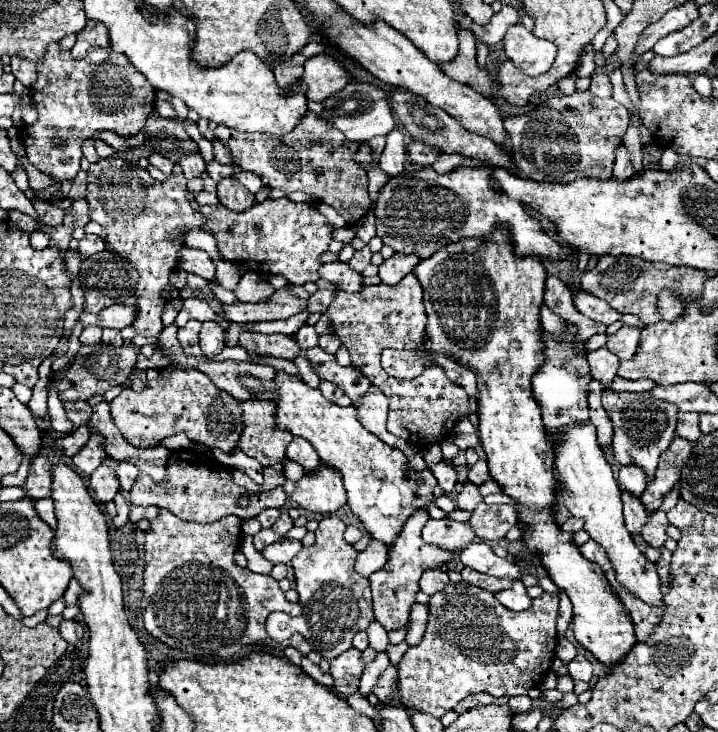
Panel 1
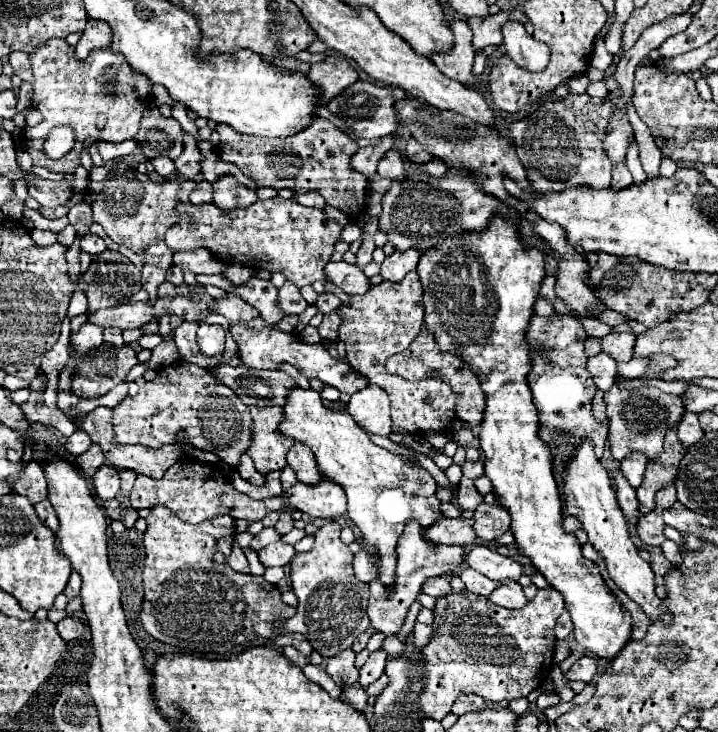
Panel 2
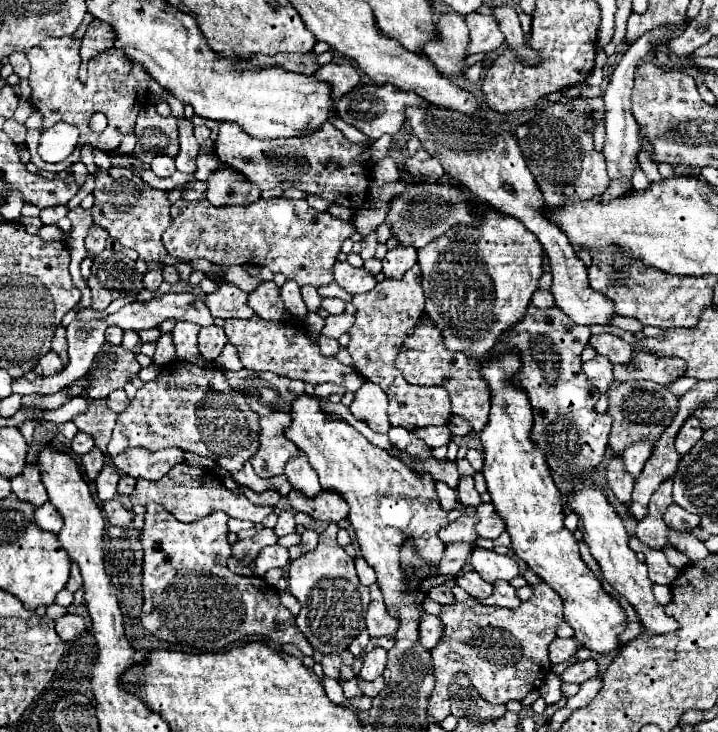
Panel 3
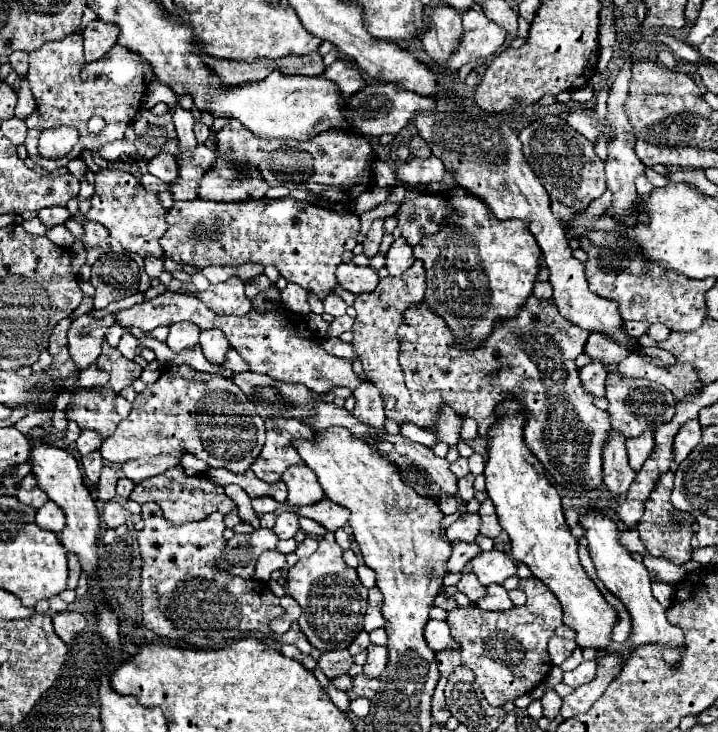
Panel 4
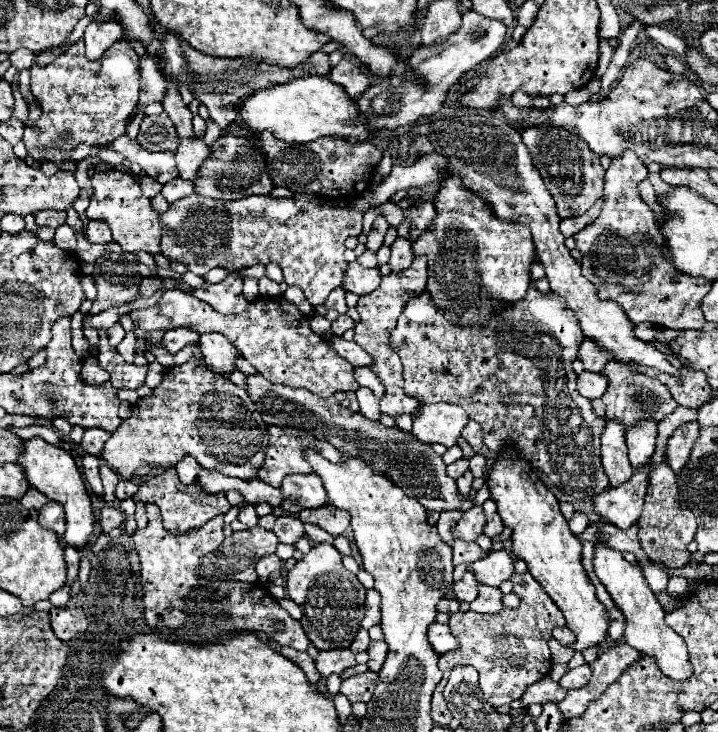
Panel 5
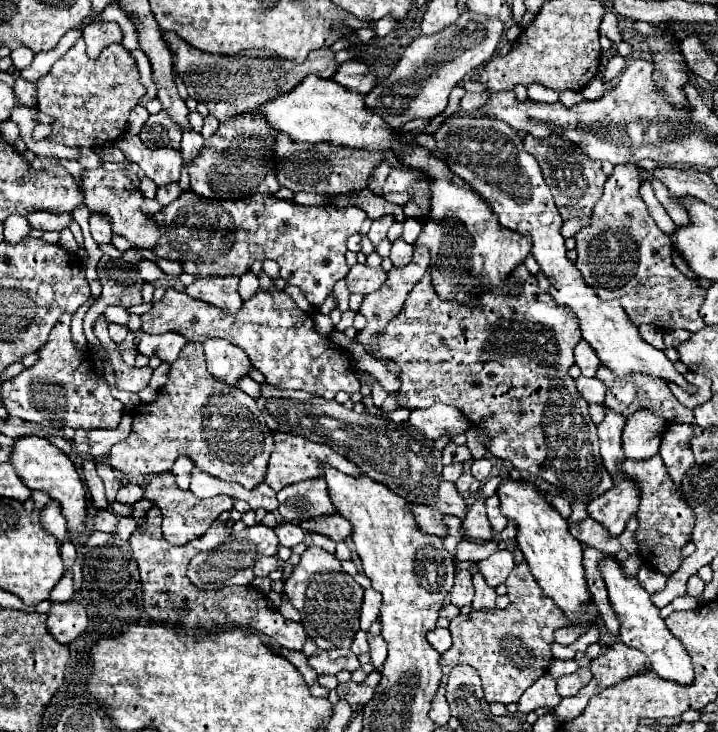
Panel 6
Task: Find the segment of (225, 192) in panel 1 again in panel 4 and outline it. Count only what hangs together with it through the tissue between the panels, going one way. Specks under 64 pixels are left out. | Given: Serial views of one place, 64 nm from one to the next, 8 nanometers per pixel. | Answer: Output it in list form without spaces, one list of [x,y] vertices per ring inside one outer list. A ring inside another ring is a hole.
[[[212,168],[198,184],[198,198],[214,202],[244,202],[250,198],[262,198],[266,190],[260,172],[248,176],[236,168]]]

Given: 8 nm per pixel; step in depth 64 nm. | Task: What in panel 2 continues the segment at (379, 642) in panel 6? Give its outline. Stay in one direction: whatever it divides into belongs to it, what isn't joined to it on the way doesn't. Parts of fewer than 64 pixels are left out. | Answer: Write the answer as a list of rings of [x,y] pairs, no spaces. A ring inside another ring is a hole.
[[[376,650],[370,654],[366,664],[360,668],[360,684],[366,688],[368,684],[376,682],[384,674],[384,662],[386,662],[386,652]]]

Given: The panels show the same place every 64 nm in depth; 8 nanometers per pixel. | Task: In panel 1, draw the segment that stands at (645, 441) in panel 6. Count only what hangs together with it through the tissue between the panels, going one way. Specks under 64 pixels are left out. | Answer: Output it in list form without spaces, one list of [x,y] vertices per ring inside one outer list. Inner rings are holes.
[[[622,466],[620,476],[618,476],[618,484],[620,484],[620,488],[632,492],[634,496],[640,496],[646,488],[644,472],[640,472],[640,468],[636,468],[636,466]]]

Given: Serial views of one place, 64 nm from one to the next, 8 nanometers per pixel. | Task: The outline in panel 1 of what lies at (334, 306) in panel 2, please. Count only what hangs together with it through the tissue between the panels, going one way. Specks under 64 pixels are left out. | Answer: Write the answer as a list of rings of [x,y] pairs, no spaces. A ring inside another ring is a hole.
[[[316,290],[310,296],[310,300],[308,300],[308,310],[322,314],[324,310],[328,310],[332,300],[334,300],[334,292],[330,292],[330,290]]]

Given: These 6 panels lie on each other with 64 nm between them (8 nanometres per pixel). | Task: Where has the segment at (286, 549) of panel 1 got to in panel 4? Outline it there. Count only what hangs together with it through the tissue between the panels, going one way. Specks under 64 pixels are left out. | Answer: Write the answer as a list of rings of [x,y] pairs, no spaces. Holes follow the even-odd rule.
[[[278,550],[262,552],[258,562],[256,562],[256,578],[262,580],[262,582],[268,582],[270,574],[278,568],[284,568],[284,566],[286,566],[286,556],[280,554]]]

